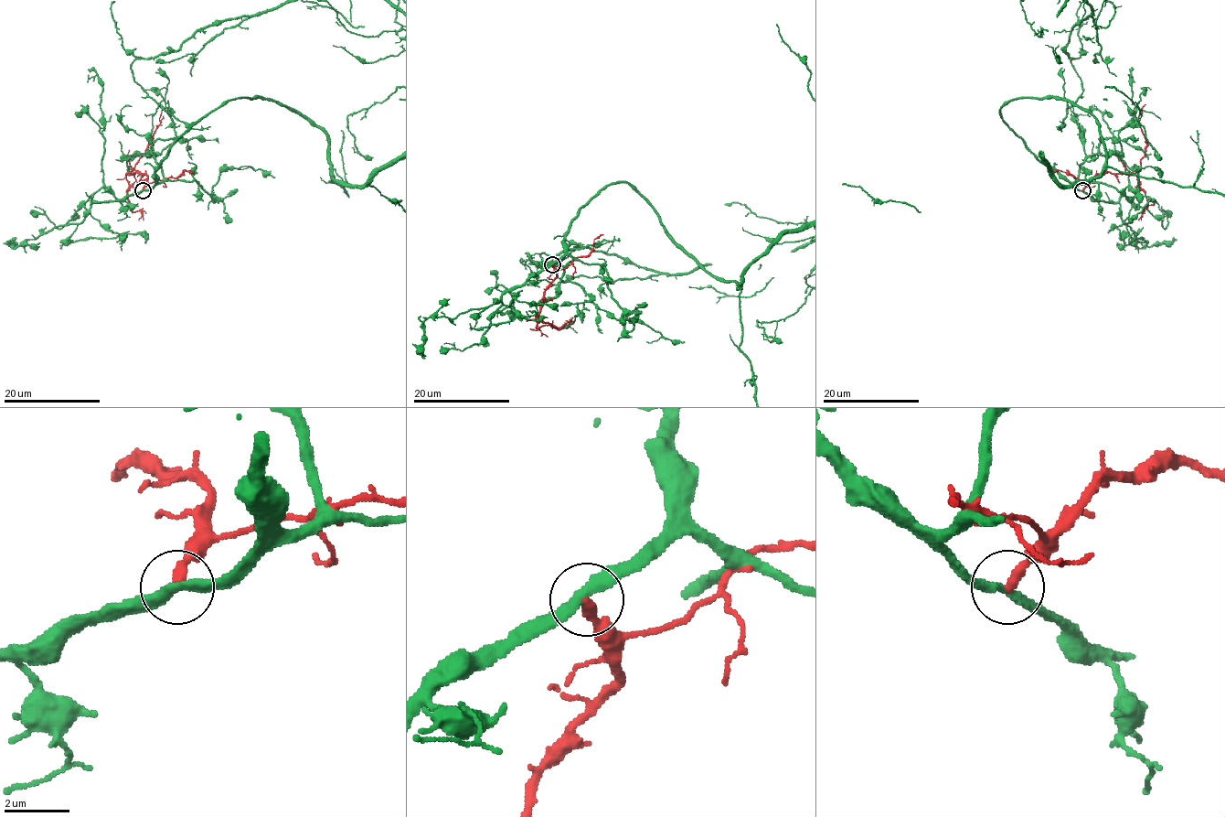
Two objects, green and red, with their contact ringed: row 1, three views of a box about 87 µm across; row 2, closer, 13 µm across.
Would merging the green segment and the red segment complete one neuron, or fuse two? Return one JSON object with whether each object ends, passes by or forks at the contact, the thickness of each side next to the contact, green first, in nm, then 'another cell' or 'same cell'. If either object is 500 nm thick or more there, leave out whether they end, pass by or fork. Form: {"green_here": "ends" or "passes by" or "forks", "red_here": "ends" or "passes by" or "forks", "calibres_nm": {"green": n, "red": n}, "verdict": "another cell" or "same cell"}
{"green_here": "passes by", "red_here": "ends", "calibres_nm": {"green": 300, "red": 320}, "verdict": "another cell"}

